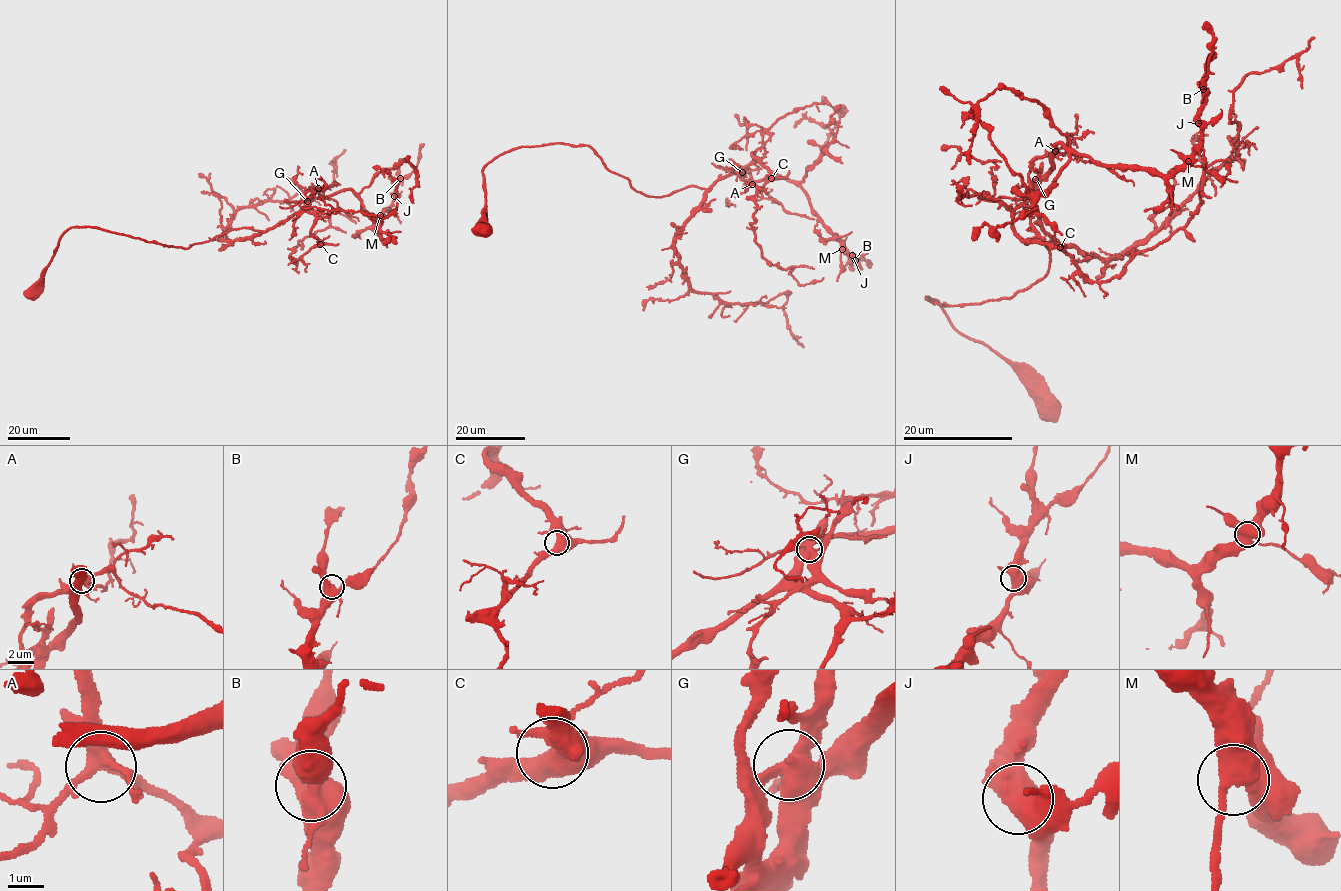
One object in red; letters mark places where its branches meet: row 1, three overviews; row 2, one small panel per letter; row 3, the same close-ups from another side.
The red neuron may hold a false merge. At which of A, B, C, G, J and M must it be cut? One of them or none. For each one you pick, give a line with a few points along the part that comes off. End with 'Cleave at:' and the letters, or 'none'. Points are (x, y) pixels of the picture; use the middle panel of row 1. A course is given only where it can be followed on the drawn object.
G: foreign part runs (743, 173), (758, 166), (746, 150), (747, 127), (739, 123), (735, 114)
Cleave at: G

